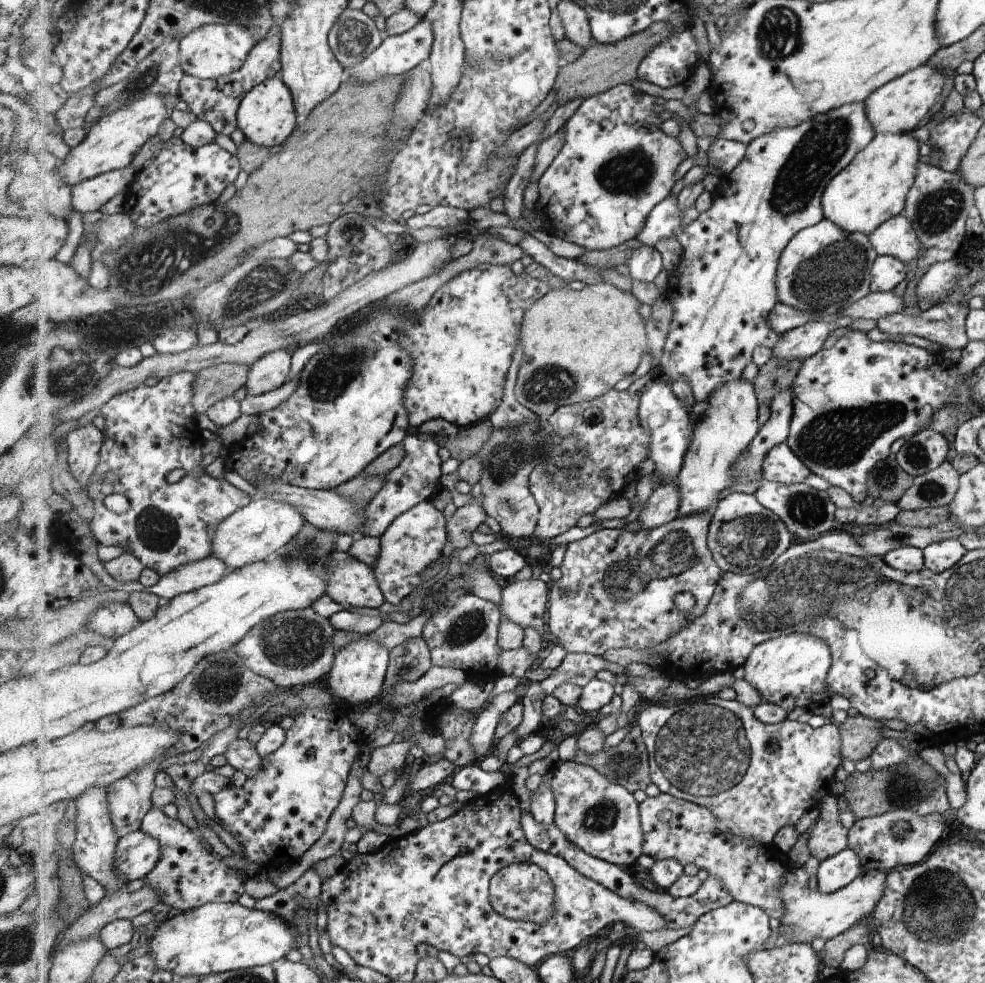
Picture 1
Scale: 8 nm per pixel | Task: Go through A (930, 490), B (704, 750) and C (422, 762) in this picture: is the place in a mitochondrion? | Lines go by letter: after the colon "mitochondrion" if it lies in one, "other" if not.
A: mitochondrion
B: mitochondrion
C: other

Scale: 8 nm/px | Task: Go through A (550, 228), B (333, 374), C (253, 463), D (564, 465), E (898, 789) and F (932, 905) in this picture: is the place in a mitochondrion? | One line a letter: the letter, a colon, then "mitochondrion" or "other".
A: other
B: mitochondrion
C: other
D: mitochondrion
E: mitochondrion
F: mitochondrion

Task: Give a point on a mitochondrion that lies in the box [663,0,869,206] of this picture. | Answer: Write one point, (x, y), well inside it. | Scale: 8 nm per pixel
(780, 35)

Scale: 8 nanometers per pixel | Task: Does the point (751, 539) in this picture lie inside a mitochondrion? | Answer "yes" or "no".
yes

